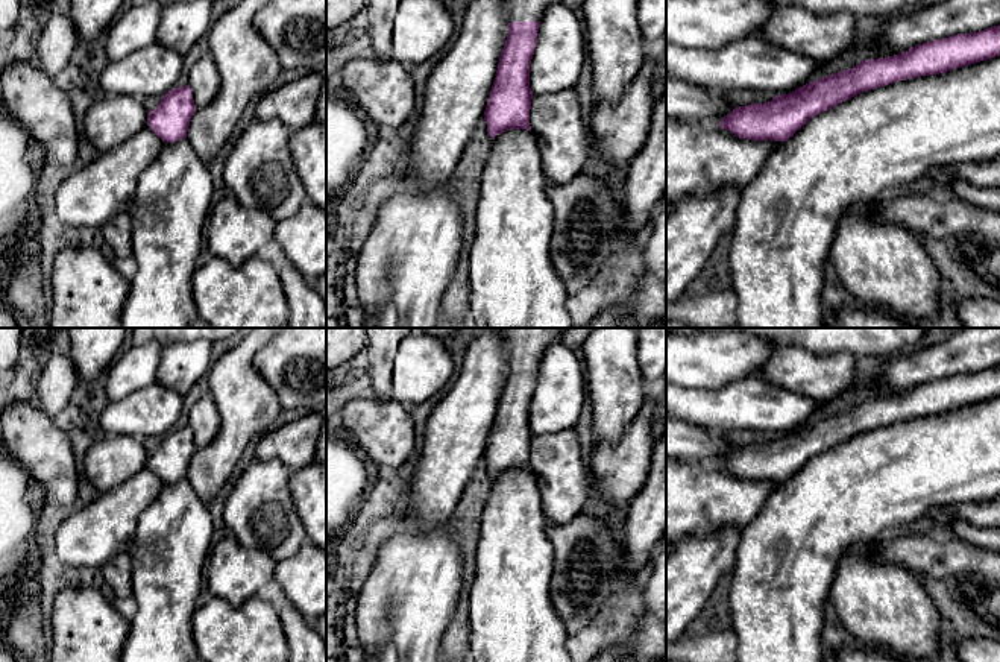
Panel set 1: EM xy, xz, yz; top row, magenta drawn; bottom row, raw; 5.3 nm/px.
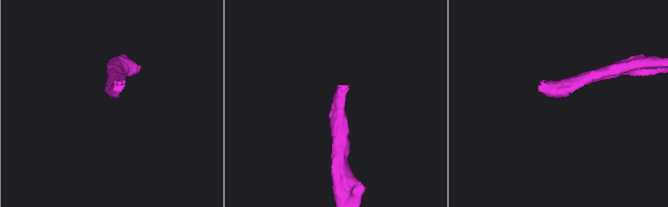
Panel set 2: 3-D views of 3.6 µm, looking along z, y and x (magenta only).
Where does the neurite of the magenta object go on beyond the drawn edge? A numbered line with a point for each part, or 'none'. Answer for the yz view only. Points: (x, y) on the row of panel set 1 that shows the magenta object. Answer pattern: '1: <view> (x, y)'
1: yz (700, 160)

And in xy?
1: xy (88, 198)

